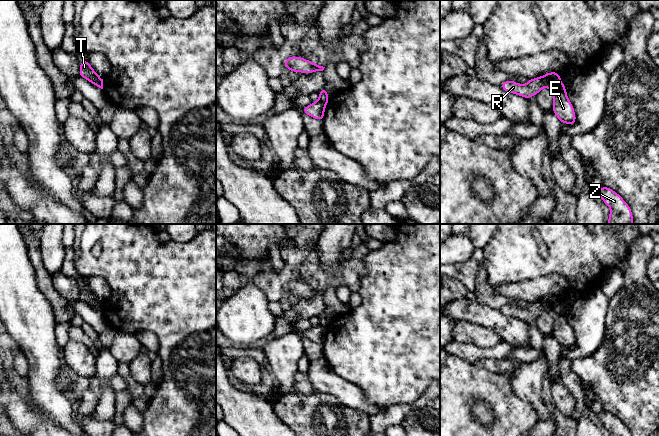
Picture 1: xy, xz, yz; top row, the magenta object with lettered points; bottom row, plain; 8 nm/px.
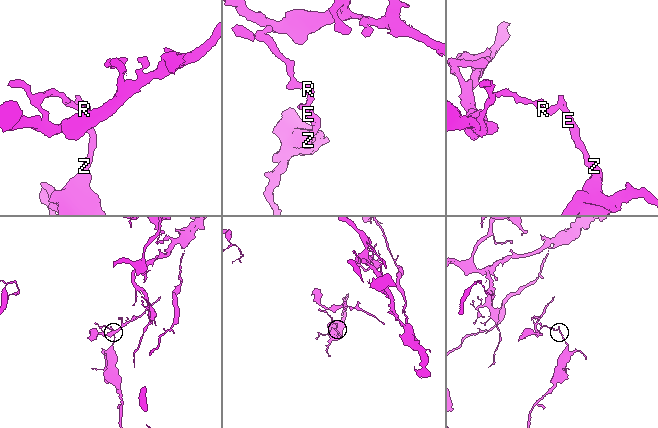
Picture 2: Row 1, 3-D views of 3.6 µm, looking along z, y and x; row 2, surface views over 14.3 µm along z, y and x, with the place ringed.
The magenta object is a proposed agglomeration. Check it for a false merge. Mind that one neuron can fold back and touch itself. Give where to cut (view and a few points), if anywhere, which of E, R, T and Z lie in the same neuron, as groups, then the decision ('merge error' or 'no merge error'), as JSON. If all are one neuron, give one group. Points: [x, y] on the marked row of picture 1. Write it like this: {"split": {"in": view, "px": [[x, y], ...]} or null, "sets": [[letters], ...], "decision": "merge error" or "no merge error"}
{"split": {"in": "yz", "px": [[541, 77], [545, 85]]}, "sets": [["E", "T", "Z"], ["R"]], "decision": "merge error"}

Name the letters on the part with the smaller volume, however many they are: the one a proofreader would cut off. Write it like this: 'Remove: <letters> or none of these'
Remove: R

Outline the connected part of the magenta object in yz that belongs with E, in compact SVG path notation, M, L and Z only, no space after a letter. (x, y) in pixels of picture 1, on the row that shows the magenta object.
M550 72L542 76L543 83L553 93L552 110L560 123L568 123L570 126L576 123L576 116L572 103L567 98L566 87L560 80L559 72Z

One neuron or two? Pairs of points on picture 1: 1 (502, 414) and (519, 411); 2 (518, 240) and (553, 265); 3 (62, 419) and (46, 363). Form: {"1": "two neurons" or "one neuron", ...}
{"1": "one neuron", "2": "one neuron", "3": "one neuron"}

